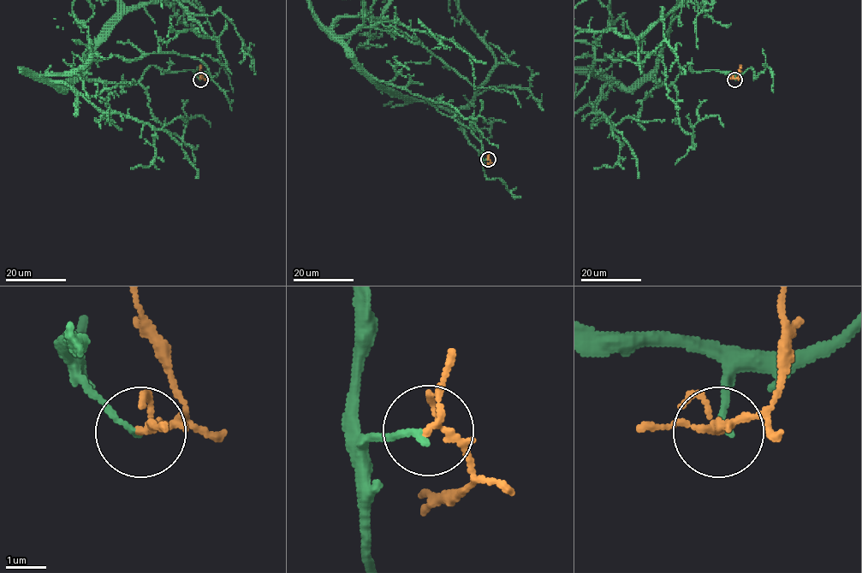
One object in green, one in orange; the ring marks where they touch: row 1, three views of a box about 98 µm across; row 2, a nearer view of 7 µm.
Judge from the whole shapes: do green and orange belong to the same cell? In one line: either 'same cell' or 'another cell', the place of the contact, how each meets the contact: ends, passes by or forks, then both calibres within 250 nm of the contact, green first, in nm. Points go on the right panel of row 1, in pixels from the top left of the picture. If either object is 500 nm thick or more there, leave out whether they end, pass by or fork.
same cell; place (734, 79); green ends; orange forks; calibres 140 and 120 nm

